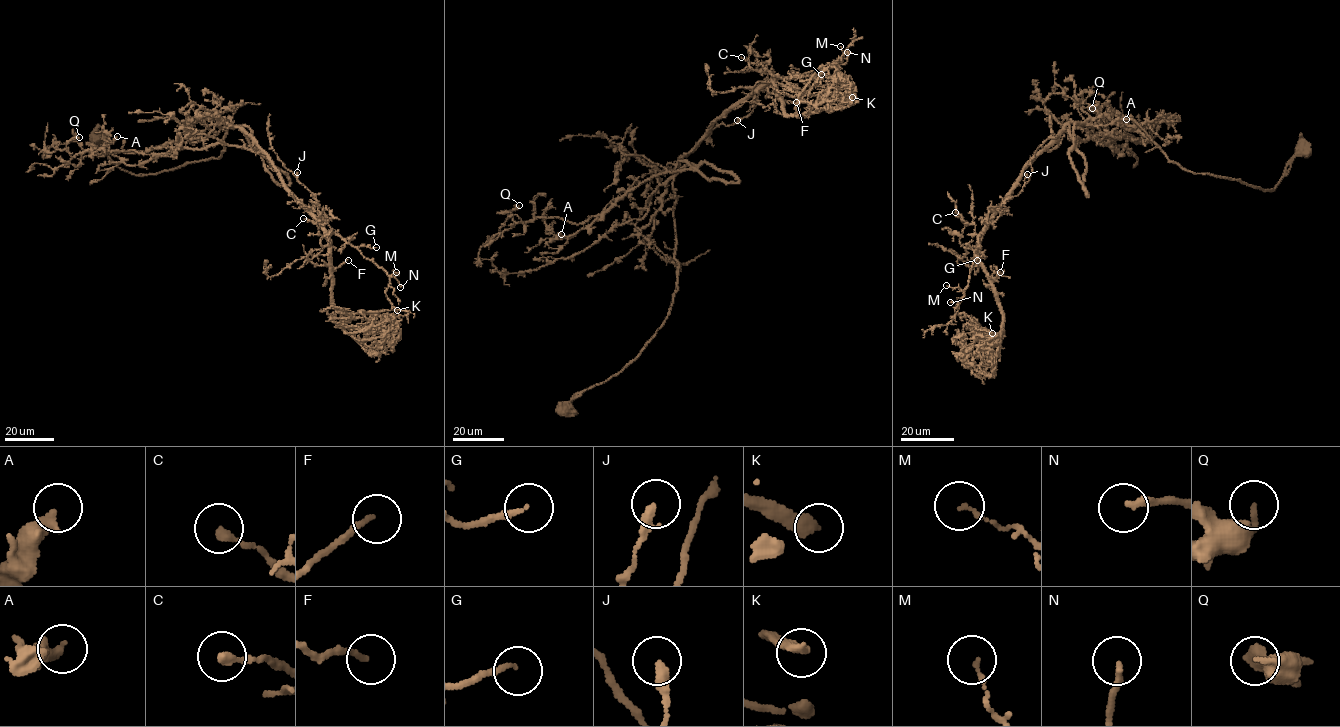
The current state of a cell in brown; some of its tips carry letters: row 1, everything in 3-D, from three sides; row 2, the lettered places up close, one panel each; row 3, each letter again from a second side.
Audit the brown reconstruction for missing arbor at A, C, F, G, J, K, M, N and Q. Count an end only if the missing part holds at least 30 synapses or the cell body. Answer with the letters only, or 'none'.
K, N

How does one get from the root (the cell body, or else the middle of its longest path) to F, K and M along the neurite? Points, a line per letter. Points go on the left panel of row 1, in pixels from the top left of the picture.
F: (97, 137), (121, 168), (156, 174), (219, 158), (228, 116), (325, 232), (332, 268), (348, 260)
K: (97, 137), (121, 168), (156, 174), (219, 158), (228, 116), (325, 232), (333, 304), (344, 312), (397, 310)
M: (97, 137), (121, 168), (156, 174), (219, 158), (228, 116), (326, 230), (389, 275), (396, 272)

